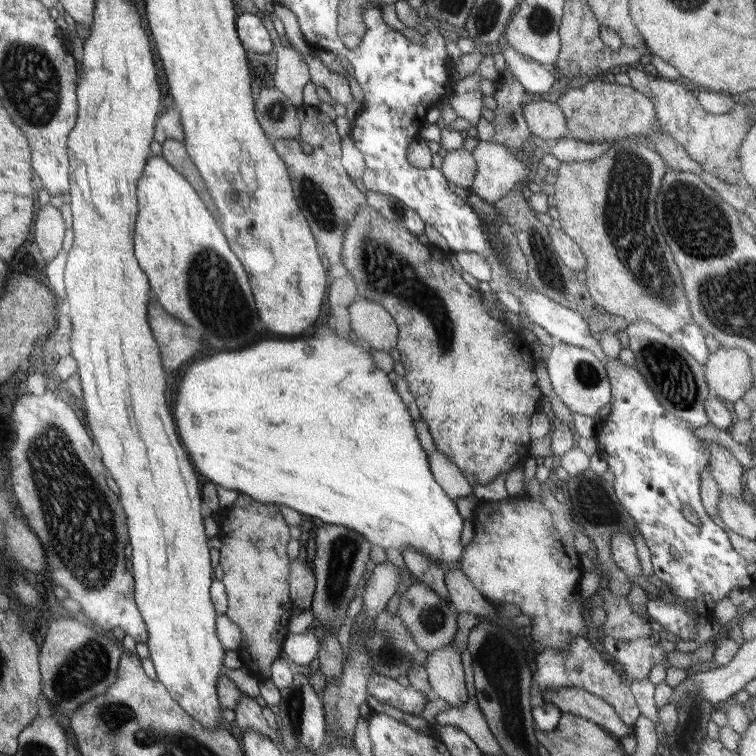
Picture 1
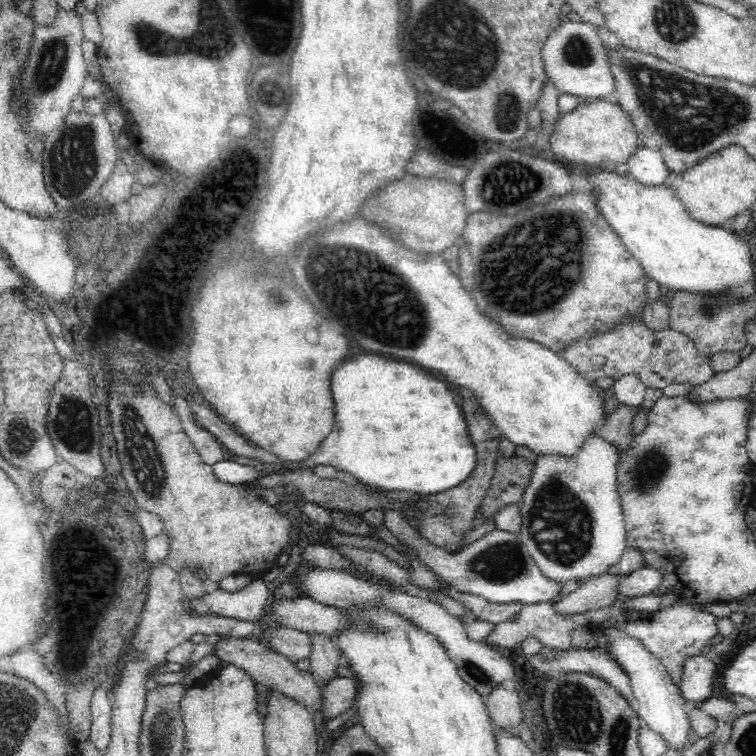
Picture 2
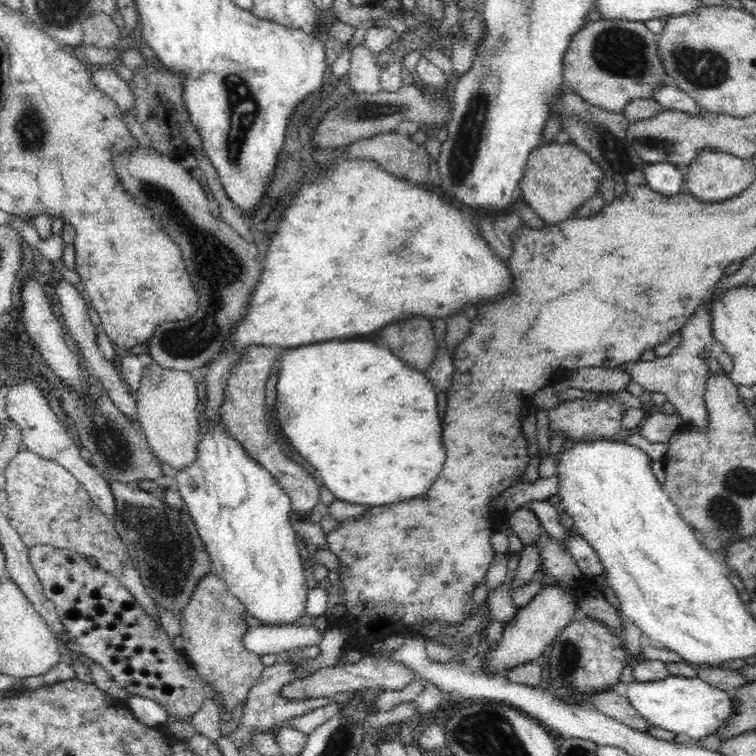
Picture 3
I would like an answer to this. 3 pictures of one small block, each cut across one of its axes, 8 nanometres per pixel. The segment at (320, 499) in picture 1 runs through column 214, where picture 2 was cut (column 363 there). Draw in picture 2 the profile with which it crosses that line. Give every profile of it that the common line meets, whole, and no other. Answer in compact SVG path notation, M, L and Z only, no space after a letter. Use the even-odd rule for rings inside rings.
M356 356L340 362L330 372L330 393L334 401L336 426L301 466L314 468L319 464L344 470L358 482L384 490L406 490L416 494L438 494L458 486L474 470L476 452L470 442L464 418L458 404L446 392L442 382L436 382L424 370L402 362L390 362L376 356Z

